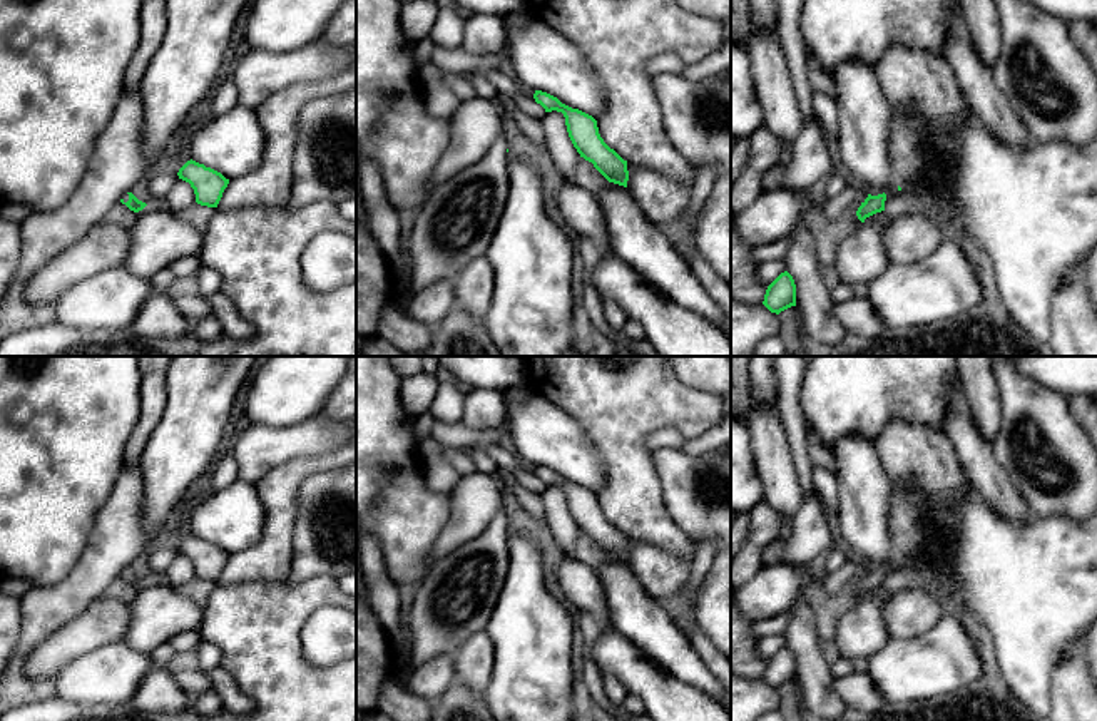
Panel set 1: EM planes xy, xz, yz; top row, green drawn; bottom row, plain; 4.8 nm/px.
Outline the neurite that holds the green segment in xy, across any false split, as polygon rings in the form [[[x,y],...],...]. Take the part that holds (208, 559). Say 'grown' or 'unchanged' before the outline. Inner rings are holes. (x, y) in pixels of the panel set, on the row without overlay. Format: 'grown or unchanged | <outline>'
unchanged | [[[192,534],[179,544],[177,550],[191,559],[196,569],[196,577],[207,582],[217,582],[222,567],[229,559],[229,554],[221,547]]]

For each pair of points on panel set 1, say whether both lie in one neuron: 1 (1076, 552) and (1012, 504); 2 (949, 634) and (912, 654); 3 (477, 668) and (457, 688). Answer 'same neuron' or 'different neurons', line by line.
1: different neurons
2: same neuron
3: different neurons

